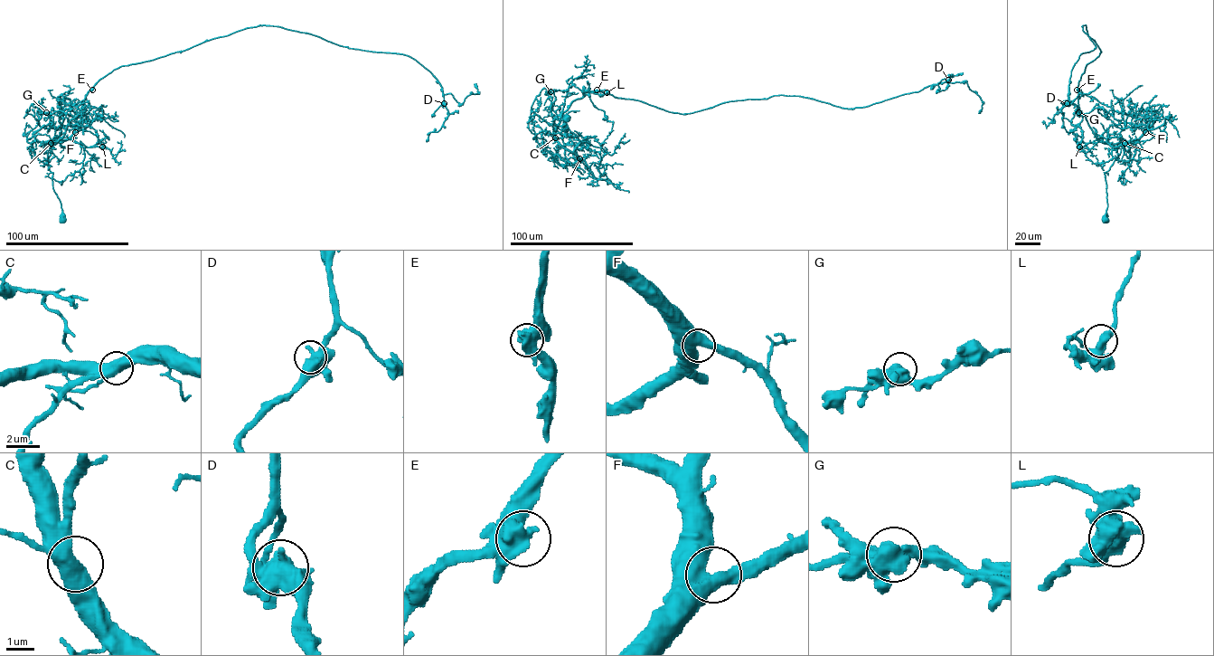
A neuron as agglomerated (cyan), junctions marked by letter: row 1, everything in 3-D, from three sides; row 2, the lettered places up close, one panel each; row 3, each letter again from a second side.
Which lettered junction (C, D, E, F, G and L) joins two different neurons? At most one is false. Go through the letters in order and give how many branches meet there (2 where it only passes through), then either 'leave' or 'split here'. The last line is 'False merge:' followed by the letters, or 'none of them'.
C: branches 2; leave
D: branches 2; leave
E: branches 2; leave
F: branches 2; leave
G: branches 2; leave
L: branches 2; leave
False merge: none of them

